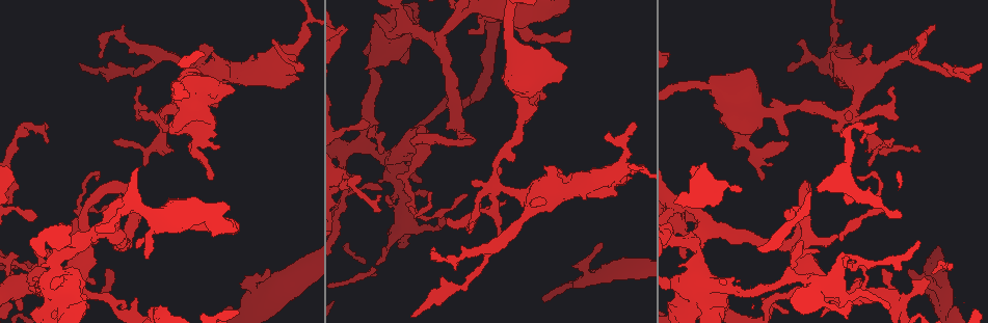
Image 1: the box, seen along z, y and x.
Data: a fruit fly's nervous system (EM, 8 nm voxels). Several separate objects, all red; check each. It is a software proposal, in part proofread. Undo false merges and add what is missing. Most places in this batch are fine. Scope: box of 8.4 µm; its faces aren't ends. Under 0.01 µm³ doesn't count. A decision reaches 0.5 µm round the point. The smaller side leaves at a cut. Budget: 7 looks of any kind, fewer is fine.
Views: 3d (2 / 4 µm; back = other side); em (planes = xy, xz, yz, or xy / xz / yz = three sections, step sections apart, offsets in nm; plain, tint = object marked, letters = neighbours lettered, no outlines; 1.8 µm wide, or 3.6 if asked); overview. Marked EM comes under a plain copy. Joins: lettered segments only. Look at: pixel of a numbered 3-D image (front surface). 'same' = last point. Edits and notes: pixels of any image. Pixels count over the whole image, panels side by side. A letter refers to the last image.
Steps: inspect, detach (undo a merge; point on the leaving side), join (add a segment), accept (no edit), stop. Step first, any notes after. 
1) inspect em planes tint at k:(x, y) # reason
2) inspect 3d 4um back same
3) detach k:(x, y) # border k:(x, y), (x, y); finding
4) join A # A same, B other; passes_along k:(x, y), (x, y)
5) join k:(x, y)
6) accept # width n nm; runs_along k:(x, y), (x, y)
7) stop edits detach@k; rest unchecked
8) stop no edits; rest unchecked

inspect em planes letters at 1:(598, 246) # an open end

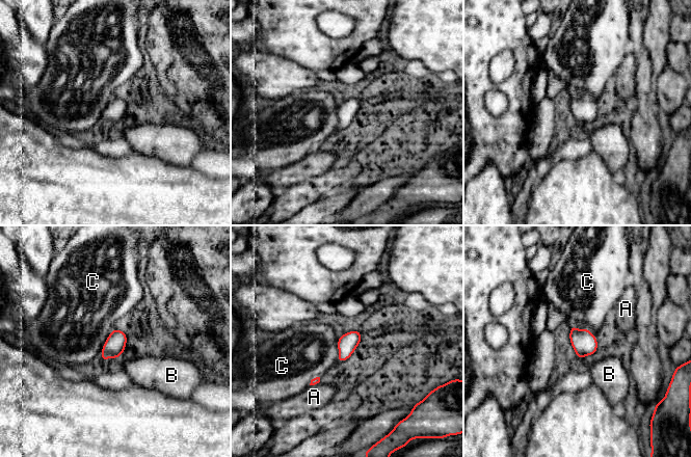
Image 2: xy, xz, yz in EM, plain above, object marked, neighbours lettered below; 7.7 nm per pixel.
accept # A other, B other, C other; border 2:(112, 328), (102, 347), (100, 358); no lettered segment goes on from it

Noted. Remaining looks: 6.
inspect em xy step 4 tint at 1:(392, 156) # small branch off a trunk

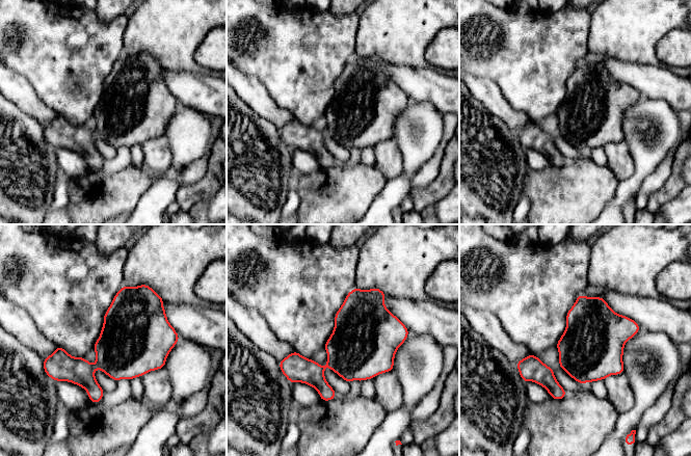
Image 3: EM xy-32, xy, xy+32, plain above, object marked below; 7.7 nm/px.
inspect em planes letters same

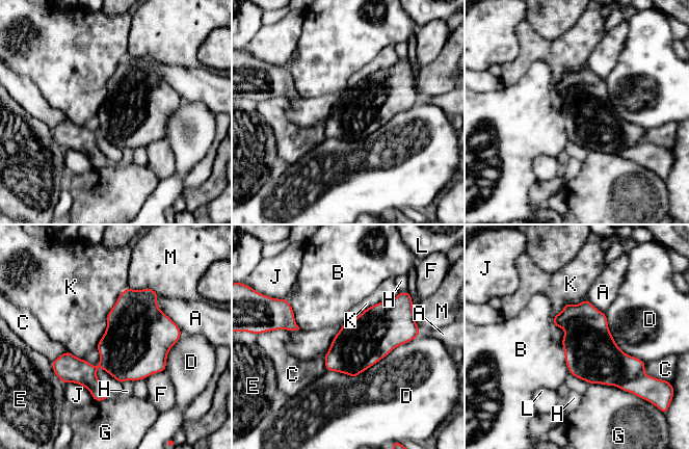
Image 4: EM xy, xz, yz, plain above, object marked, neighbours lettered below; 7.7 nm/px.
accept # width 380 nm; A other, B other, C other, D other, E other, F other, G other, H other, J other, K other, L other, M other; border 4:(127, 287), (108, 313), (96, 347); one cell here

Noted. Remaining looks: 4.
inspect 3d 4um at 1:(36, 128) # sharp bend

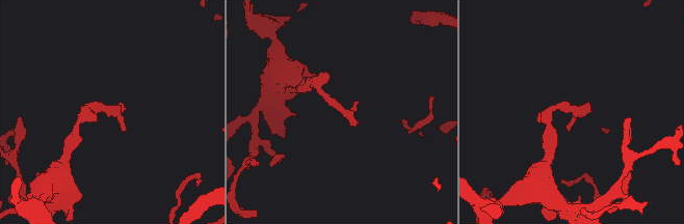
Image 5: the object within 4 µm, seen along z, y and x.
inspect em 3.6um planes tint at 5:(338, 106) # now the EM

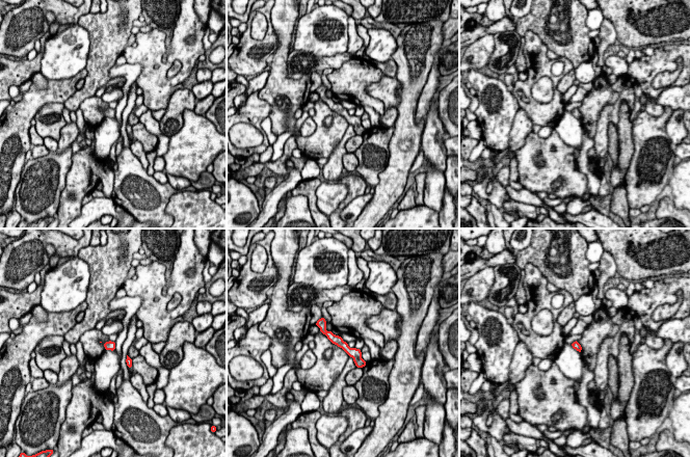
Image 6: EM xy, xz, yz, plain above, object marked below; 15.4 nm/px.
inspect em 3.6um planes letters same # what lies round it

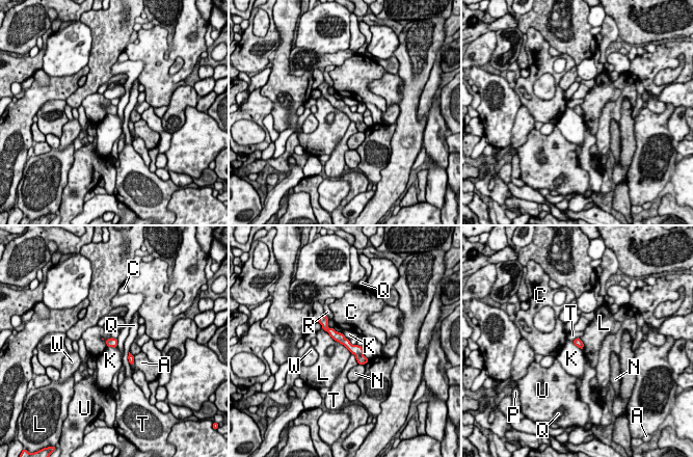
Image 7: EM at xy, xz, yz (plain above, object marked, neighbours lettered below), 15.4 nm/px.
accept # width 120 nm; A other, C other, K other, L other, N other, P other, Q other, R other, T other, U other, W other; border 7:(322, 328), (351, 353); all the same cell

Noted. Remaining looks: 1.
stop no edits; rest unchecked

